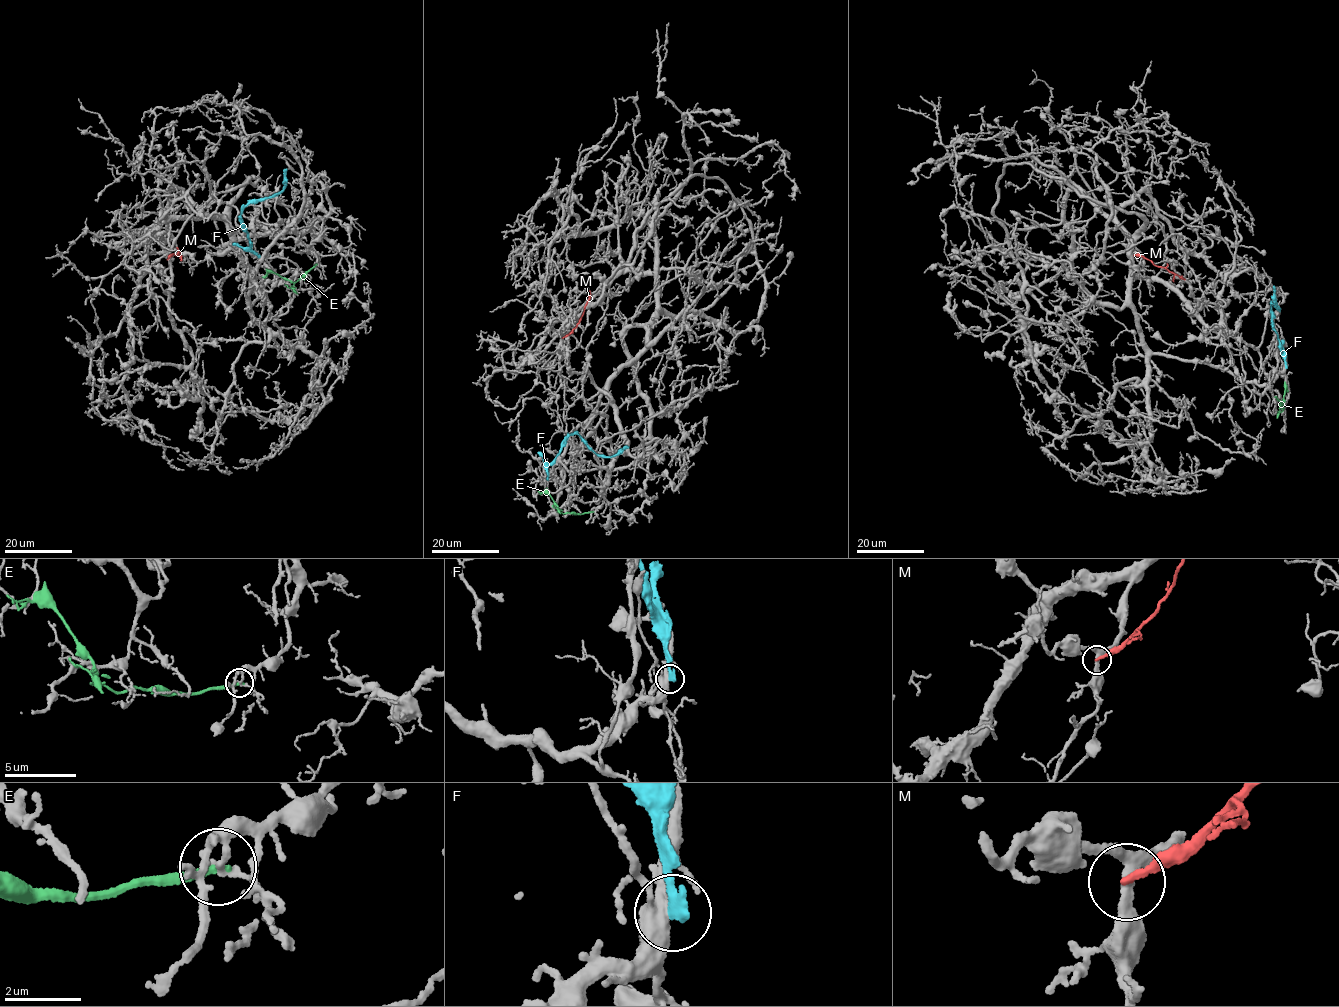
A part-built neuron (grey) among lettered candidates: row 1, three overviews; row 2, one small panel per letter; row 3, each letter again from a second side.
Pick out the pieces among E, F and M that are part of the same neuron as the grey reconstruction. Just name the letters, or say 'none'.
none

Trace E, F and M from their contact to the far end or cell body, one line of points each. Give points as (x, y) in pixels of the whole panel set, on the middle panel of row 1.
E: (592, 511), (577, 514), (561, 512), (549, 494), (537, 490)
F: (547, 478), (547, 466), (574, 432), (593, 451), (606, 457), (629, 446)
M: (562, 338), (580, 320), (589, 291)

